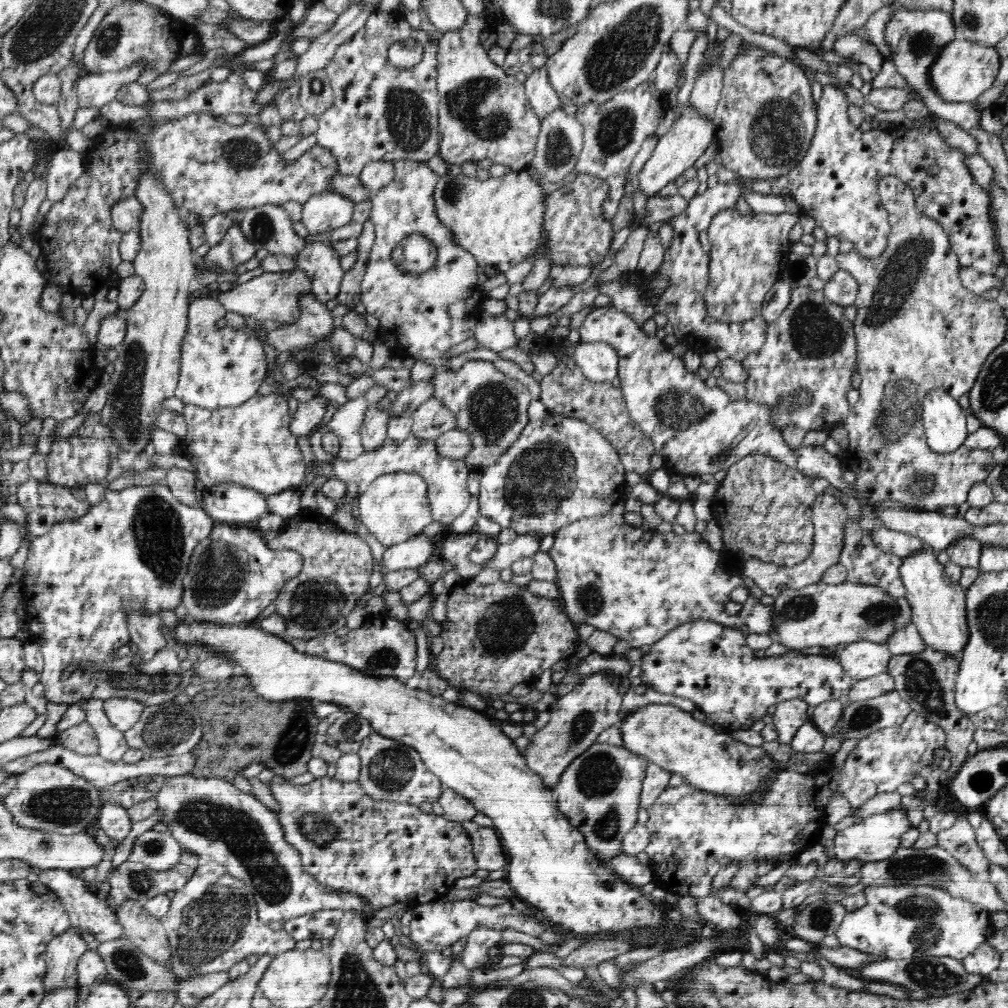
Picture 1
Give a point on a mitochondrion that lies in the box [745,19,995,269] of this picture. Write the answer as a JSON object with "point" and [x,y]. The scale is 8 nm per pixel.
{"point":[921,42]}

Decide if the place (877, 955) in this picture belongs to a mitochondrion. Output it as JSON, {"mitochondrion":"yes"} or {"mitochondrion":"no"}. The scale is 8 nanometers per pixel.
{"mitochondrion":"no"}

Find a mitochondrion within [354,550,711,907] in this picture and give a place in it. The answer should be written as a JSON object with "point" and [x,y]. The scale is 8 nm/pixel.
{"point":[599,778]}

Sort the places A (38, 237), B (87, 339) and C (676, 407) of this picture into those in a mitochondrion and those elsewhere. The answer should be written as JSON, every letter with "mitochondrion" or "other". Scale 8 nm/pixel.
{"A":"other","B":"other","C":"mitochondrion"}

